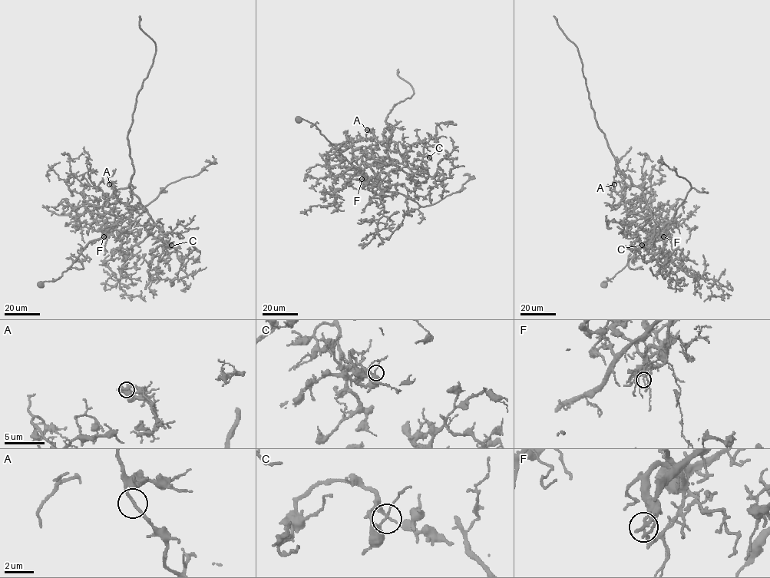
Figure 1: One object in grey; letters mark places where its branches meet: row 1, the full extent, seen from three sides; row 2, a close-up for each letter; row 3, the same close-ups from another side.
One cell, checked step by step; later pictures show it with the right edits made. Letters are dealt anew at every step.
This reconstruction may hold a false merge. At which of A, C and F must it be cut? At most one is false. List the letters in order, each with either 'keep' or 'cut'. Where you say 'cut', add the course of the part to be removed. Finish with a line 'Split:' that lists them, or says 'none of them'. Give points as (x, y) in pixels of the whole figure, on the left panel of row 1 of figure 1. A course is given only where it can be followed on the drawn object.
A: keep
C: keep
F: cut | (104, 236), (105, 229), (111, 229), (126, 213), (147, 206), (172, 183), (197, 175), (214, 162), (212, 156)
Split: F

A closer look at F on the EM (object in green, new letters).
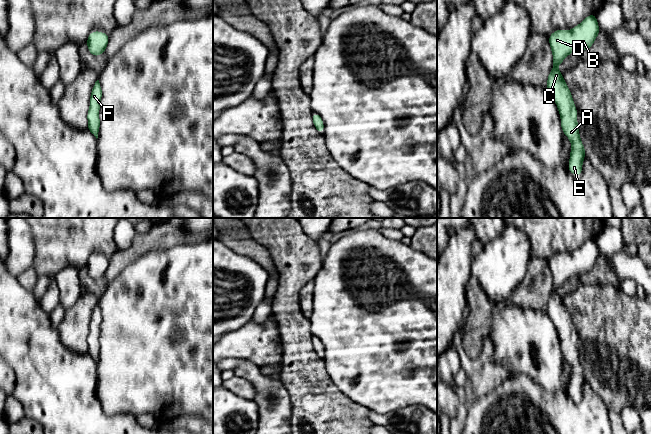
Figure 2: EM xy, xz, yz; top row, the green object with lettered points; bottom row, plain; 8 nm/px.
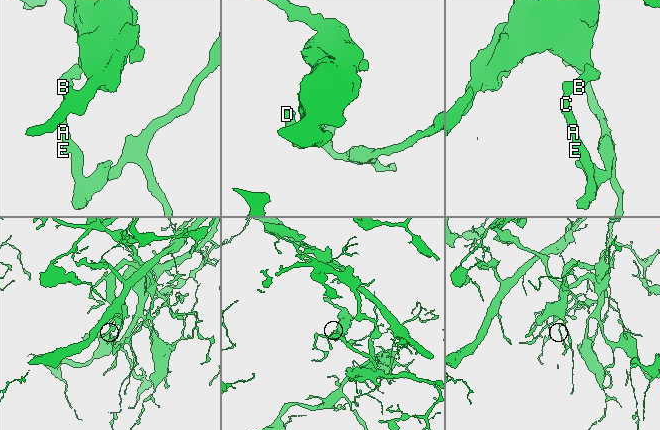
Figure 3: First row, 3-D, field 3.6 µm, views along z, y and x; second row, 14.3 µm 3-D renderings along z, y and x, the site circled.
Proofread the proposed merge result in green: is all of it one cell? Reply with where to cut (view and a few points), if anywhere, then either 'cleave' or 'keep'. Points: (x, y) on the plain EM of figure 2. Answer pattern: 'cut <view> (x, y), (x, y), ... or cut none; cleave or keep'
cut yz (573, 329), (558, 332); cleave

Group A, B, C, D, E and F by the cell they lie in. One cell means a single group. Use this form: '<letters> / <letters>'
A E / B C D F

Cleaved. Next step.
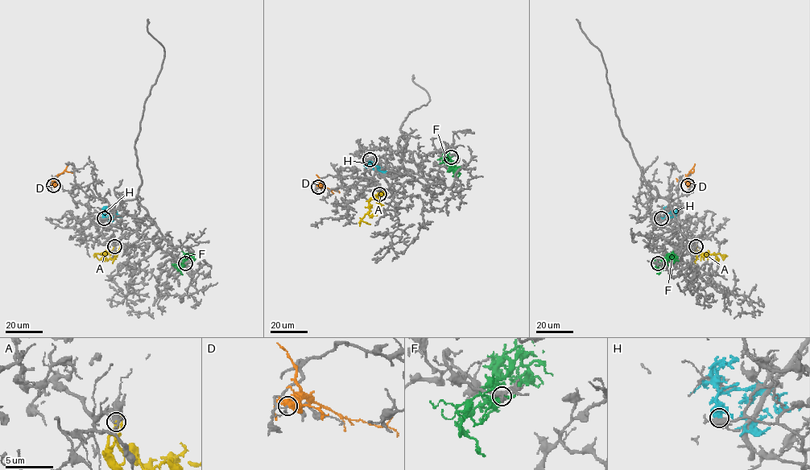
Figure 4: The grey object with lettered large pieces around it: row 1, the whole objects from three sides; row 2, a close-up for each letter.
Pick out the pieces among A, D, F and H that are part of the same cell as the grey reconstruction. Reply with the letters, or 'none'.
A

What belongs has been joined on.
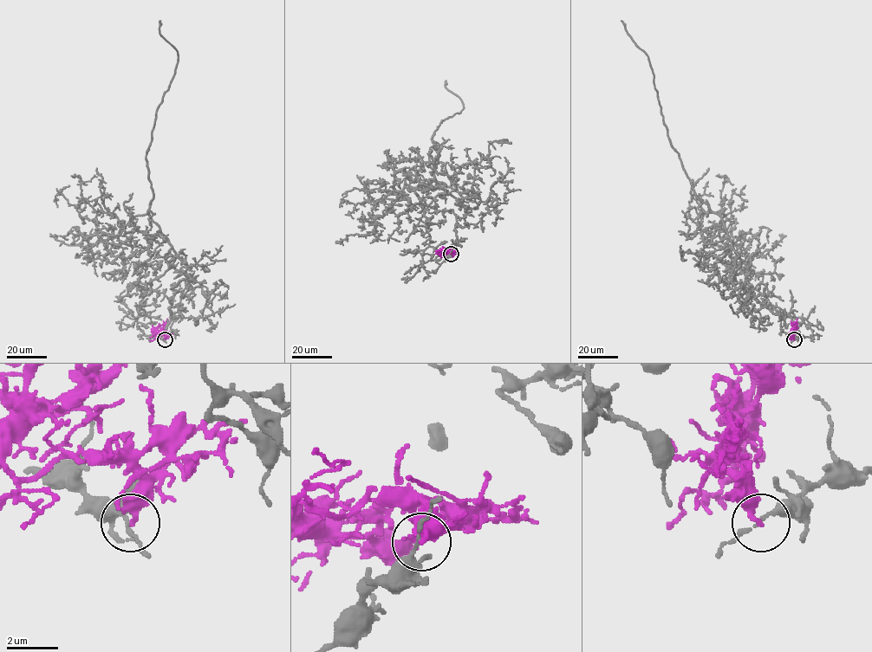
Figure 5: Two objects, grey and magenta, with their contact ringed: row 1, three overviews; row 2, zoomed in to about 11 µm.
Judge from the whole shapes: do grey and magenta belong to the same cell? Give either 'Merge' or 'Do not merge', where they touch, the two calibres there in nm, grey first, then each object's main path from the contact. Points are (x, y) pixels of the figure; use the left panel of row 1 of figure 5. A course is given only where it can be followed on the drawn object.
Do not merge. Place: (165, 339). Thickness 150 nm (grey) against 280 nm. Course of grey: (165, 340), (137, 324), (139, 288), (177, 255), (148, 213), (146, 151), (178, 63), (160, 20). Course of magenta: (165, 340), (165, 336), (157, 333), (164, 327), (165, 323), (163, 321)

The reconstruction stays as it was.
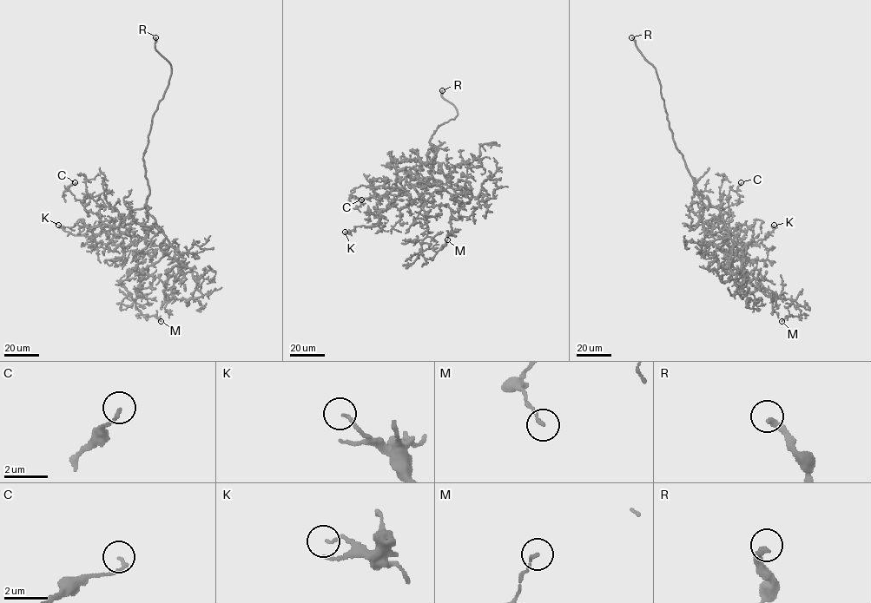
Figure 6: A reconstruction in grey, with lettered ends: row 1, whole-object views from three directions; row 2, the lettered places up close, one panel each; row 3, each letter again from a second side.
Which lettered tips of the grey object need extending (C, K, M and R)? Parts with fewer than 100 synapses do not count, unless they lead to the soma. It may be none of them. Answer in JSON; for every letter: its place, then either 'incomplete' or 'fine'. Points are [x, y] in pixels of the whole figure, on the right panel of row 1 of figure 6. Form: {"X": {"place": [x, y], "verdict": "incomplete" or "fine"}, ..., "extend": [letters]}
{"C": {"place": [741, 182], "verdict": "fine"}, "K": {"place": [774, 225], "verdict": "fine"}, "M": {"place": [781, 321], "verdict": "fine"}, "R": {"place": [631, 37], "verdict": "incomplete"}, "extend": ["R"]}

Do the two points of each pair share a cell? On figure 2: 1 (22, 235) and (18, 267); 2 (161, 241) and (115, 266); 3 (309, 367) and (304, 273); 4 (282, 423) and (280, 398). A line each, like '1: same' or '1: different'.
1: same
2: same
3: same
4: same

